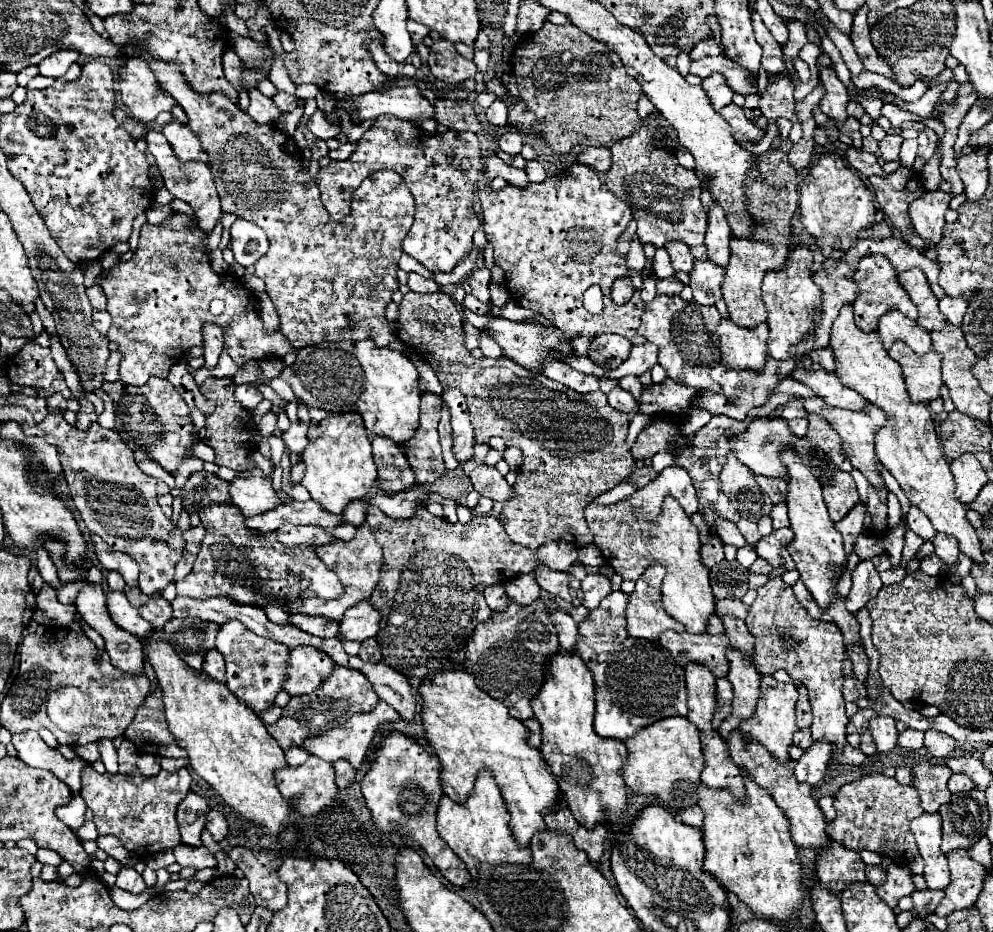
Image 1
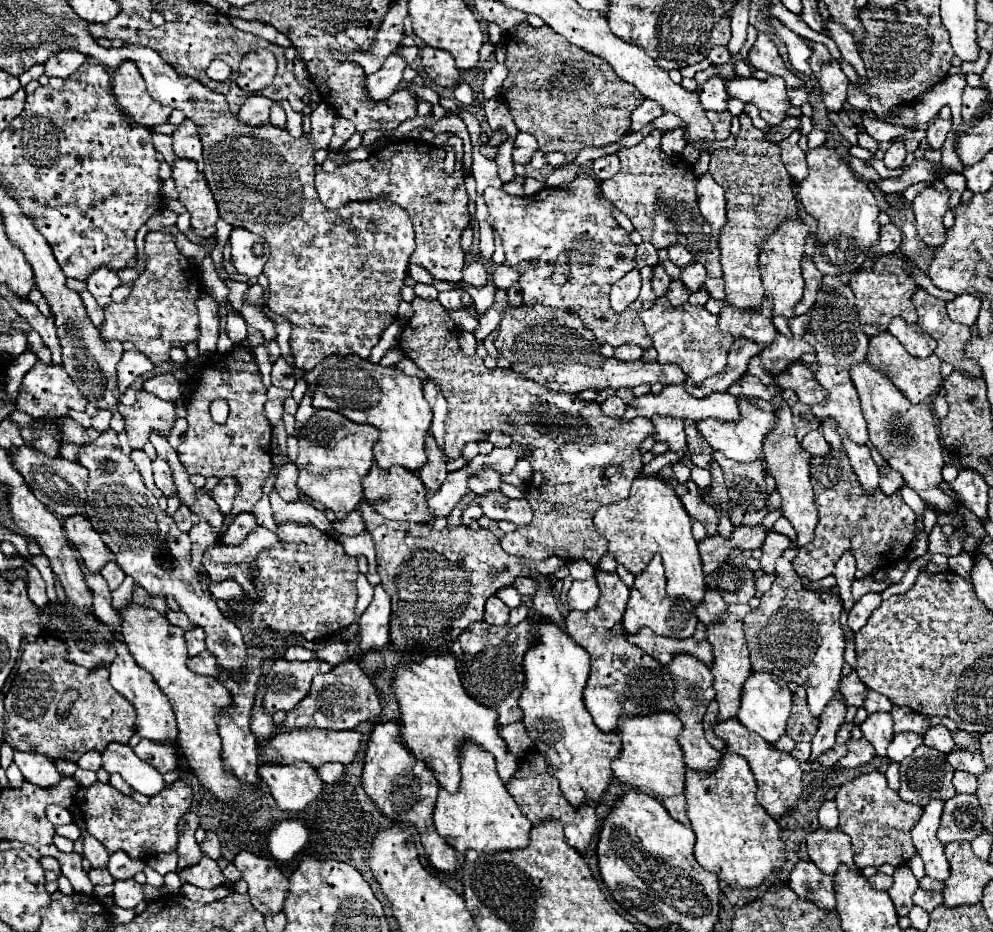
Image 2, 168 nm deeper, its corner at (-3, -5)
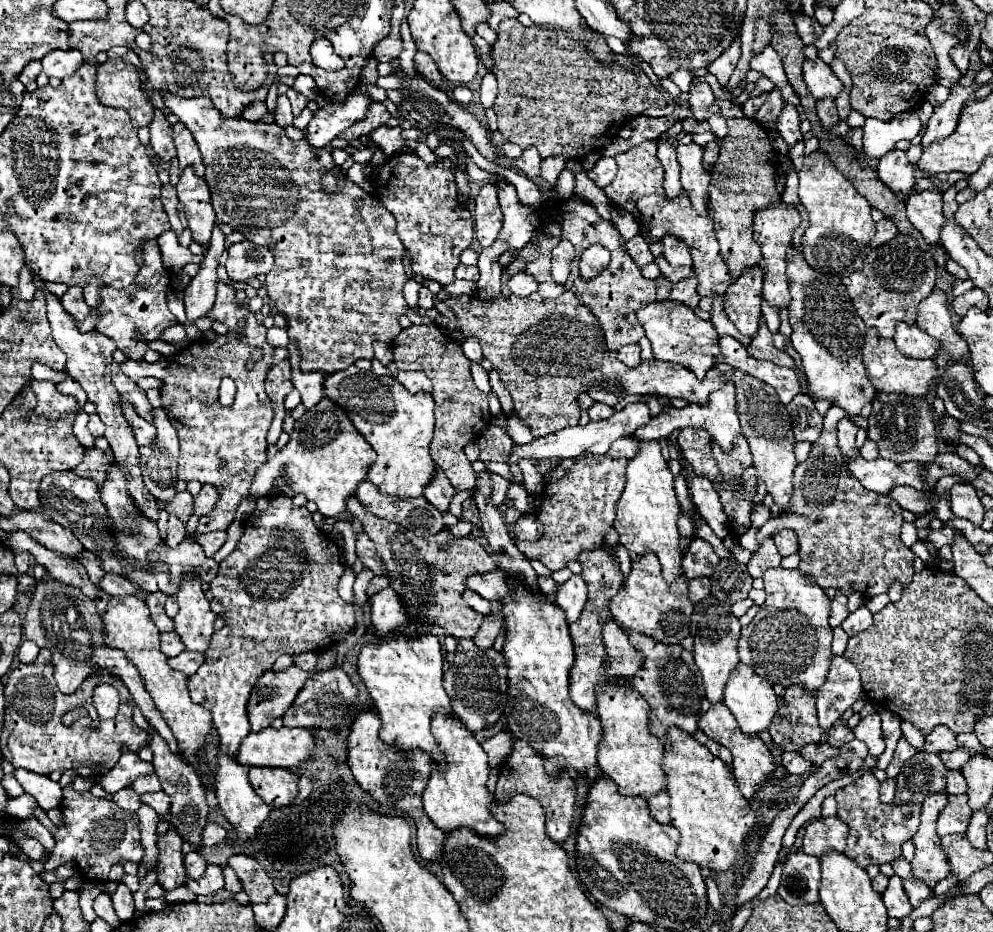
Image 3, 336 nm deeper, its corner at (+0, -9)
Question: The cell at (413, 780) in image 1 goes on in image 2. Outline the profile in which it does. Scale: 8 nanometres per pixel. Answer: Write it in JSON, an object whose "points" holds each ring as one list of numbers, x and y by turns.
{"points":[[378,723,368,739,366,747,366,761,364,761,364,773,362,773,362,785,368,797,374,801,374,805,384,813,388,819,398,819,406,825,414,825,422,837,424,851,430,859,430,863,442,871,442,873,454,873,458,869,456,851,446,845,446,841,436,833,432,811,438,797,438,781,434,779,434,773,424,765,424,761,414,759,414,755,404,745,404,739,400,739,400,725,398,723]]}

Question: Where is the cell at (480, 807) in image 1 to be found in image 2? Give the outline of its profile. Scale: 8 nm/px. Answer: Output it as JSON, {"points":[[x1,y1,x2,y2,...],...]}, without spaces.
{"points":[[466,743,460,761,462,761,460,791,450,795,446,789,440,789,438,793,438,801,434,807,434,825,438,833,458,853,474,849,484,855,494,855,502,851,526,849,530,845,532,823,528,821,528,817,522,815,520,807,506,791,506,785,500,783,494,757,488,751,480,749,478,745]]}

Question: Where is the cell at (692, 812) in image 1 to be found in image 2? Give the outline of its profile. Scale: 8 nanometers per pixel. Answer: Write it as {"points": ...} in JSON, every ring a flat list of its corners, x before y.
{"points":[[684,795,668,797,668,799,664,799,662,803,664,803,664,807,668,809,668,813,672,815,672,819,676,819,678,823,690,827,690,819,686,817,686,801,684,801]]}

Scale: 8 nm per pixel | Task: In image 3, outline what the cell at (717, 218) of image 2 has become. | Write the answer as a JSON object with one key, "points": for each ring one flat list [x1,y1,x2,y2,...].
{"points":[[679,143,677,145,677,161,681,165,681,183,687,191,691,205,697,213,709,215,707,211,707,193,709,193,709,181,711,175,701,165,703,159,703,147,695,143]]}

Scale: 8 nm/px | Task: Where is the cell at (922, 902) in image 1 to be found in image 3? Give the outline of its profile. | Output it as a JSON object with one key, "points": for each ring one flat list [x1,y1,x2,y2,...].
{"points":[[917,877,903,879,903,889,905,889,905,893,907,893,913,907,917,907,921,901,925,901,925,897,931,895,931,889,925,883,921,883]]}

